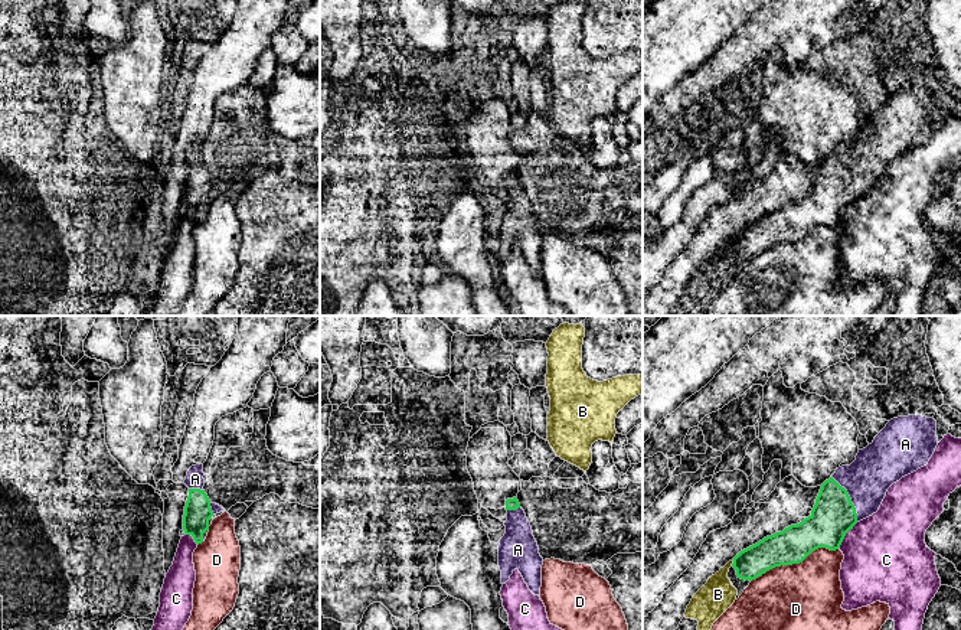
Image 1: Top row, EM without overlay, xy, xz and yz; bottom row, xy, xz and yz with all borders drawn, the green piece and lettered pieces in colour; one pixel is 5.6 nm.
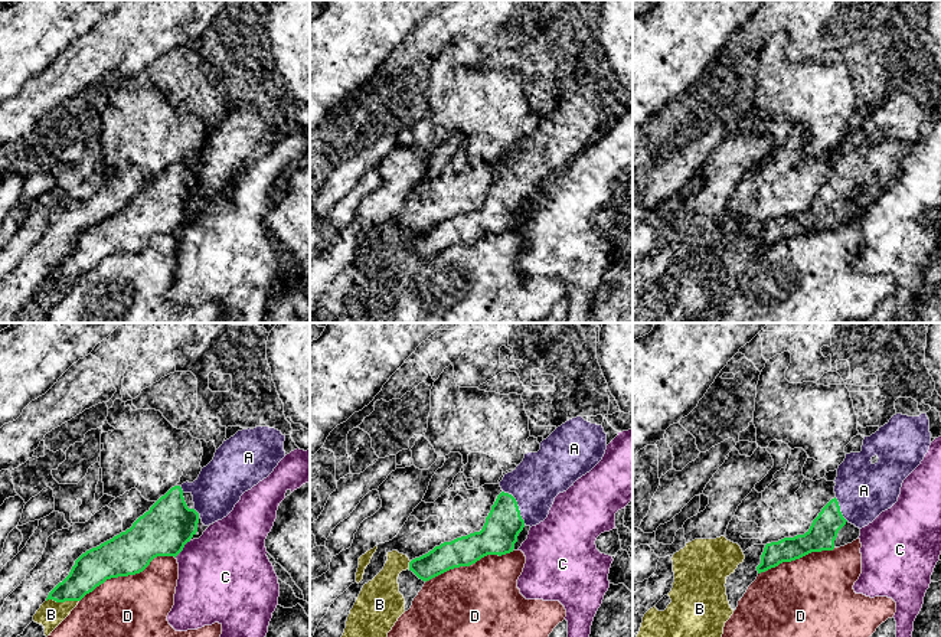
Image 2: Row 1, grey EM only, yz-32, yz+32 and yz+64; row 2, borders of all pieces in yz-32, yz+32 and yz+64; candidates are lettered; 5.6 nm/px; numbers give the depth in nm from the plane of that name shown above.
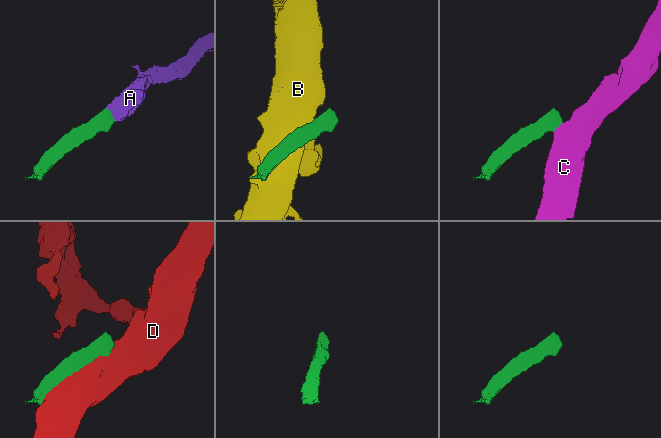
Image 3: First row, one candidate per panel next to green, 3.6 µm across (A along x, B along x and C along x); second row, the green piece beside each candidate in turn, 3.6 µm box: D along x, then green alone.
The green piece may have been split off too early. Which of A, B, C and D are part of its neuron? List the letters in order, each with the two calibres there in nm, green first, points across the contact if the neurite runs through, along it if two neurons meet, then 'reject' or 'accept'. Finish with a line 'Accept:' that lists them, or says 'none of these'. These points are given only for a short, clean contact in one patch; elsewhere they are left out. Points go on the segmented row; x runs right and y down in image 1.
A: 240 nm thick on the green side, 260 nm on the other; runs through yz (833, 515), (850, 499), (876, 467); accept
B: 180 nm thick on the green side, 190 nm on the other; reject
C: 240 nm thick on the green side, 460 nm on the other; border along yz (857, 522), (837, 548); reject
D: 200 nm thick on the green side, 380 nm on the other; reject
Accept: A

